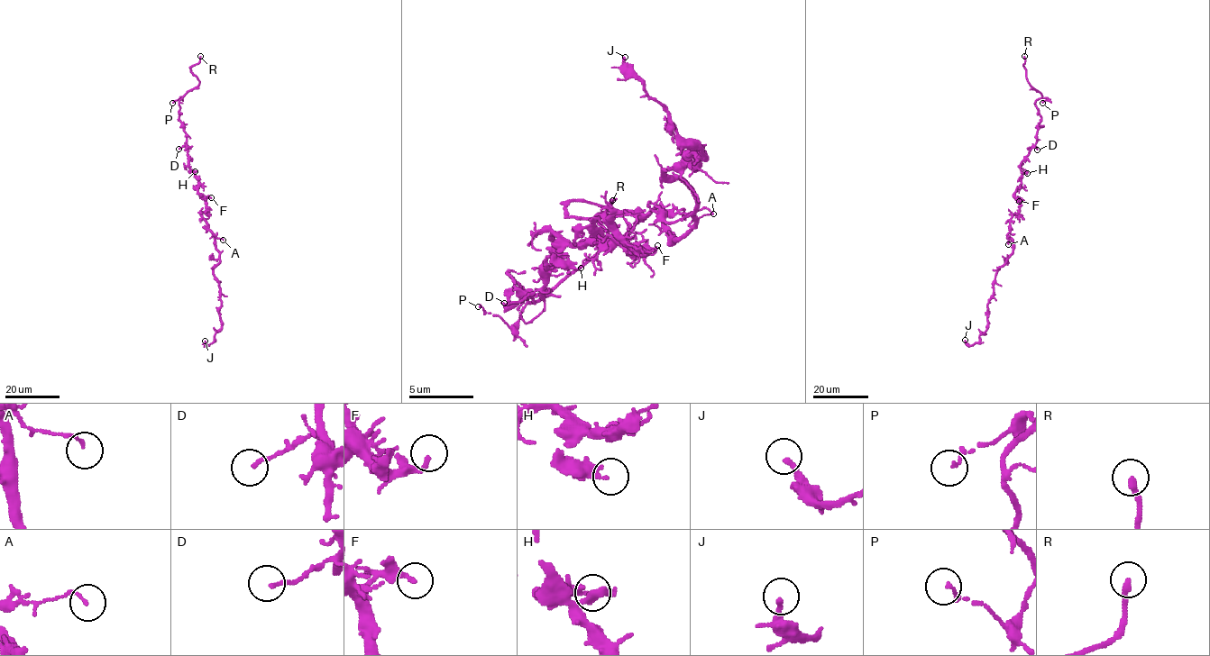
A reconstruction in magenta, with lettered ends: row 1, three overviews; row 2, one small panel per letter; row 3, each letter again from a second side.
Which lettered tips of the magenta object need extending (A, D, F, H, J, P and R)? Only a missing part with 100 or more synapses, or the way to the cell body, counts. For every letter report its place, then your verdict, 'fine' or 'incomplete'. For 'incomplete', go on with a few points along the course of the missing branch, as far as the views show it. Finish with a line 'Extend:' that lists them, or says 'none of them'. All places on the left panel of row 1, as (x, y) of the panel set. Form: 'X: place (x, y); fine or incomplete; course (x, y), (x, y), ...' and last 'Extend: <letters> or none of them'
A: place (223, 240); fine
D: place (178, 149); fine
F: place (211, 197); fine
H: place (195, 171); fine
J: place (205, 341); fine
P: place (172, 103); fine
R: place (200, 56); incomplete
Extend: R

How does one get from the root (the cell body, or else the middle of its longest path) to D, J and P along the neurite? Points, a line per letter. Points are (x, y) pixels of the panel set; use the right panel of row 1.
D: (1019, 202), (1014, 192), (1021, 184), (1020, 163), (1032, 148), (1037, 150)
J: (1019, 202), (1008, 233), (1012, 253), (997, 271), (986, 331), (978, 342), (968, 345), (965, 340)
P: (1019, 202), (1014, 192), (1021, 184), (1020, 163), (1036, 142), (1040, 115), (1035, 101), (1047, 99), (1042, 103)

